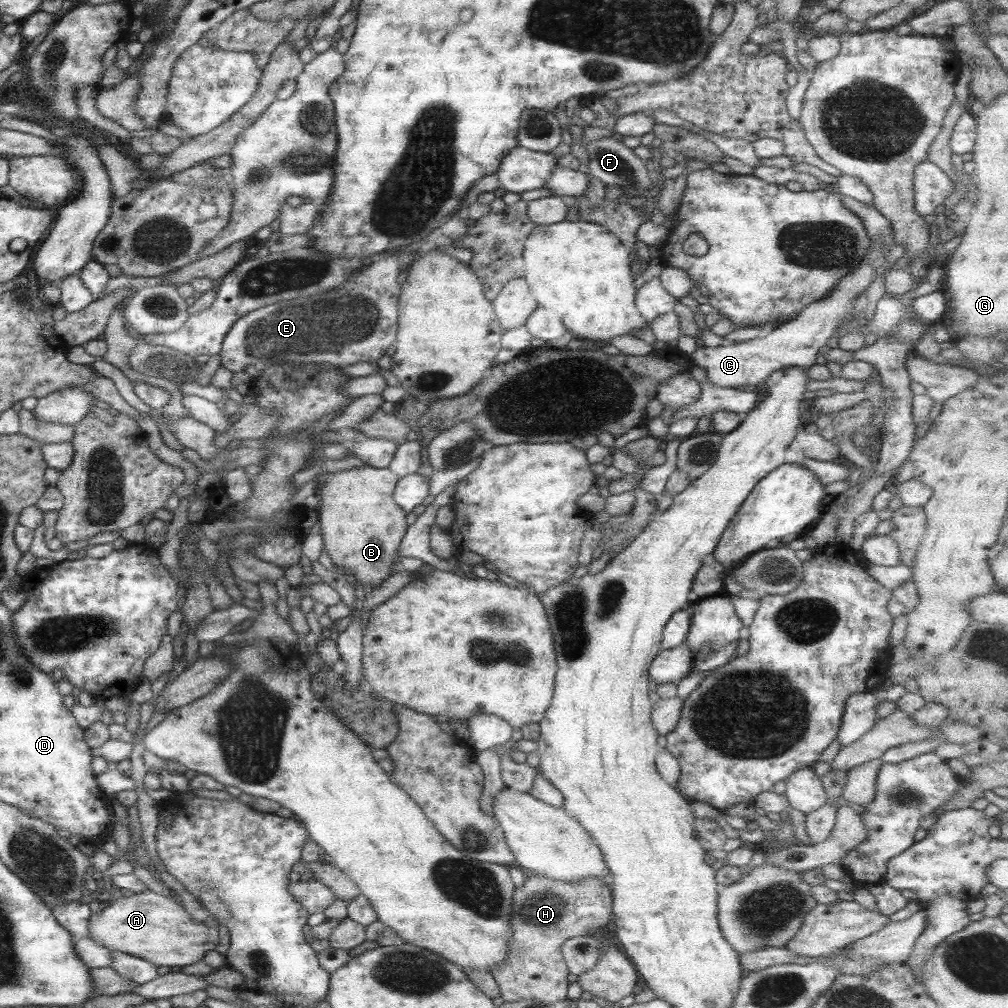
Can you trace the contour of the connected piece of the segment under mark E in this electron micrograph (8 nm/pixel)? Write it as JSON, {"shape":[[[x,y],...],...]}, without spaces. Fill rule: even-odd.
{"shape":[[[405,252],[396,255],[375,255],[372,263],[362,266],[359,272],[352,274],[345,285],[317,295],[300,297],[289,301],[278,301],[245,313],[229,328],[223,337],[220,351],[220,367],[229,372],[239,372],[244,366],[251,364],[262,368],[271,363],[315,363],[344,367],[356,362],[375,362],[385,354],[396,337],[398,317],[397,296],[400,292],[397,284],[397,274],[407,269],[412,262],[412,253]]]}

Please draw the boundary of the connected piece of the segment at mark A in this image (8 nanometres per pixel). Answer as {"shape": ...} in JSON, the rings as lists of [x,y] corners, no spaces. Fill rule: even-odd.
{"shape":[[[149,890],[133,894],[128,897],[111,898],[110,904],[103,910],[93,908],[87,921],[88,936],[93,942],[108,948],[110,951],[119,951],[131,956],[146,960],[158,966],[189,966],[202,960],[203,956],[217,946],[219,936],[215,927],[205,926],[203,923],[191,919],[179,901],[173,897],[155,894]]]}

